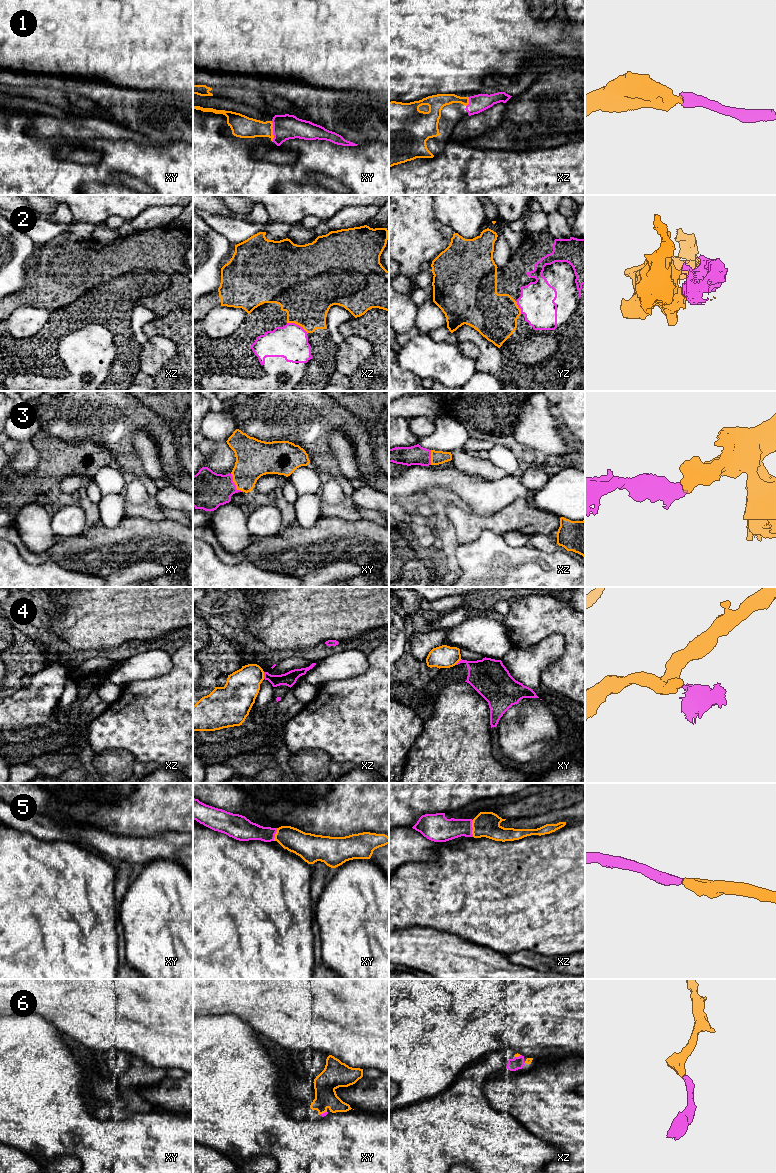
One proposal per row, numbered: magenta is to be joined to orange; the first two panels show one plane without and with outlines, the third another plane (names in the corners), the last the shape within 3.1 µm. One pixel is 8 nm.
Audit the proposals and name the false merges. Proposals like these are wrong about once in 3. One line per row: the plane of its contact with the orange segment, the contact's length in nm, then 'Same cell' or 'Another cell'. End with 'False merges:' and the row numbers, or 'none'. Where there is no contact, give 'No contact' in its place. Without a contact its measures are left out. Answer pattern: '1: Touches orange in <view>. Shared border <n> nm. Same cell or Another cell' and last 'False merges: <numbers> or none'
1: Touches orange in xy. Shared border 170 nm. Same cell
2: Touches orange in xz. Shared border 190 nm. Same cell
3: Touches orange in xy. Shared border 180 nm. Same cell
4: Touches orange in xz. Shared border 60 nm. Another cell
5: Touches orange in xz. Shared border 140 nm. Same cell
6: Touches orange in xy. Shared border 70 nm. Same cell
False merges: 4

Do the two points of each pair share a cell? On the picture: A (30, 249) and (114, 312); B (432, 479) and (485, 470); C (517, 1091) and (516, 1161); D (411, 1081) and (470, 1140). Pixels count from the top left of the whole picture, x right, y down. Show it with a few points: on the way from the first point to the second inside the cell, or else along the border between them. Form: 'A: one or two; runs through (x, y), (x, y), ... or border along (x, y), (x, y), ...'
A: two; border along (39, 246), (36, 257), (25, 268), (25, 275)
B: two; border along (453, 465), (461, 471), (482, 477), (488, 481)
C: two; border along (496, 1109), (509, 1113), (535, 1135)
D: two; border along (449, 1085), (441, 1092), (407, 1106)

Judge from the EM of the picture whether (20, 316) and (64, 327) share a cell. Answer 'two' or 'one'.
two

